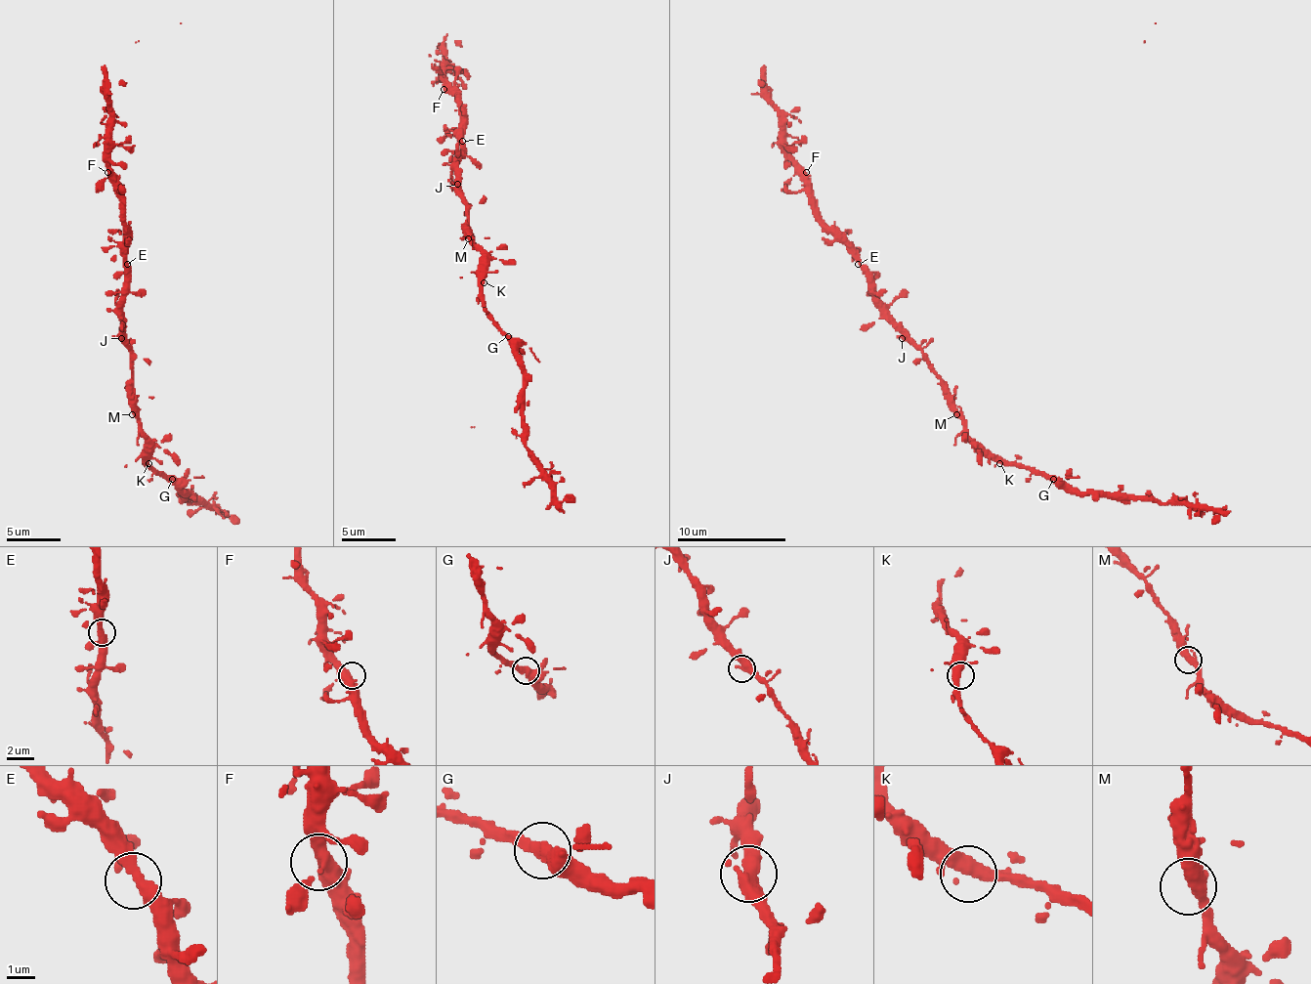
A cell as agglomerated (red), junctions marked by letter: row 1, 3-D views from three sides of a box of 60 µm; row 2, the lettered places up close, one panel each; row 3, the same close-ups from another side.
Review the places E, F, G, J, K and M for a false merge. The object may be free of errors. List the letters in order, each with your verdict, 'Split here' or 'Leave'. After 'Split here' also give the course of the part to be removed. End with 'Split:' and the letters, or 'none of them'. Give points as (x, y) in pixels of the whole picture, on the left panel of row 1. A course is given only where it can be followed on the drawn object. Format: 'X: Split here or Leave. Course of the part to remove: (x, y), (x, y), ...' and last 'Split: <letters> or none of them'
E: Leave
F: Leave
G: Leave
J: Leave
K: Leave
M: Leave
Split: none of them

